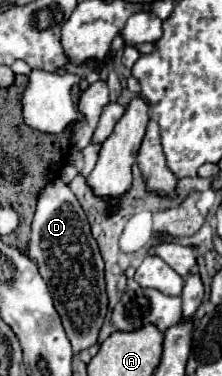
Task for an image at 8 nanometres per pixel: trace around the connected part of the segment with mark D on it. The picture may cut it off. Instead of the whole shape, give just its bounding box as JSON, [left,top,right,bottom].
[26,178,108,354]

